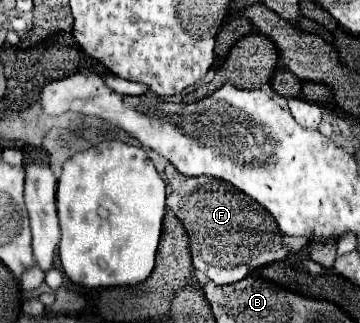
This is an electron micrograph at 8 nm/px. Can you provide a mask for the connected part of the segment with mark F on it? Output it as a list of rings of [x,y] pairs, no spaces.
[[[167,164],[165,168],[165,178],[171,186],[171,196],[167,198],[167,206],[175,212],[175,216],[183,222],[189,242],[193,242],[191,246],[191,258],[193,258],[193,266],[197,270],[201,270],[209,280],[213,280],[215,284],[231,284],[241,280],[251,268],[259,268],[277,260],[284,260],[291,254],[291,248],[285,246],[283,242],[283,234],[279,232],[275,220],[269,216],[269,212],[265,208],[261,208],[261,204],[257,204],[255,200],[251,200],[247,194],[239,192],[233,184],[227,184],[221,180],[213,180],[207,176],[199,176],[199,178],[187,178],[181,172],[177,172],[175,166]]]

